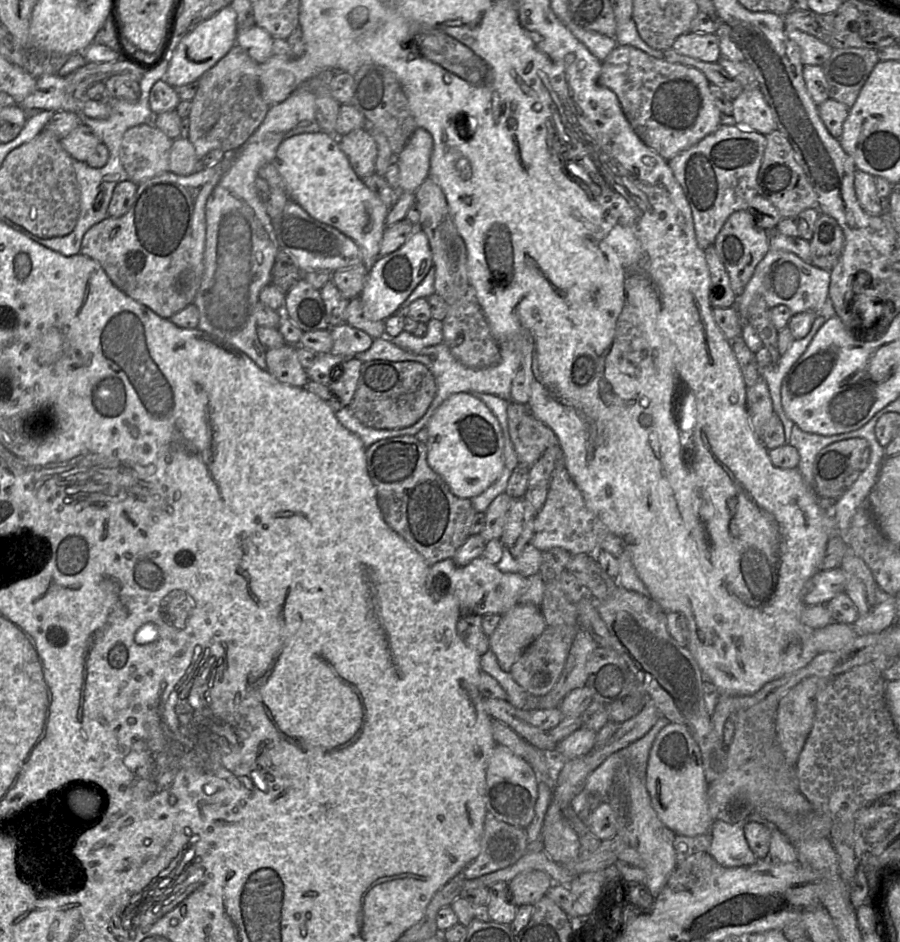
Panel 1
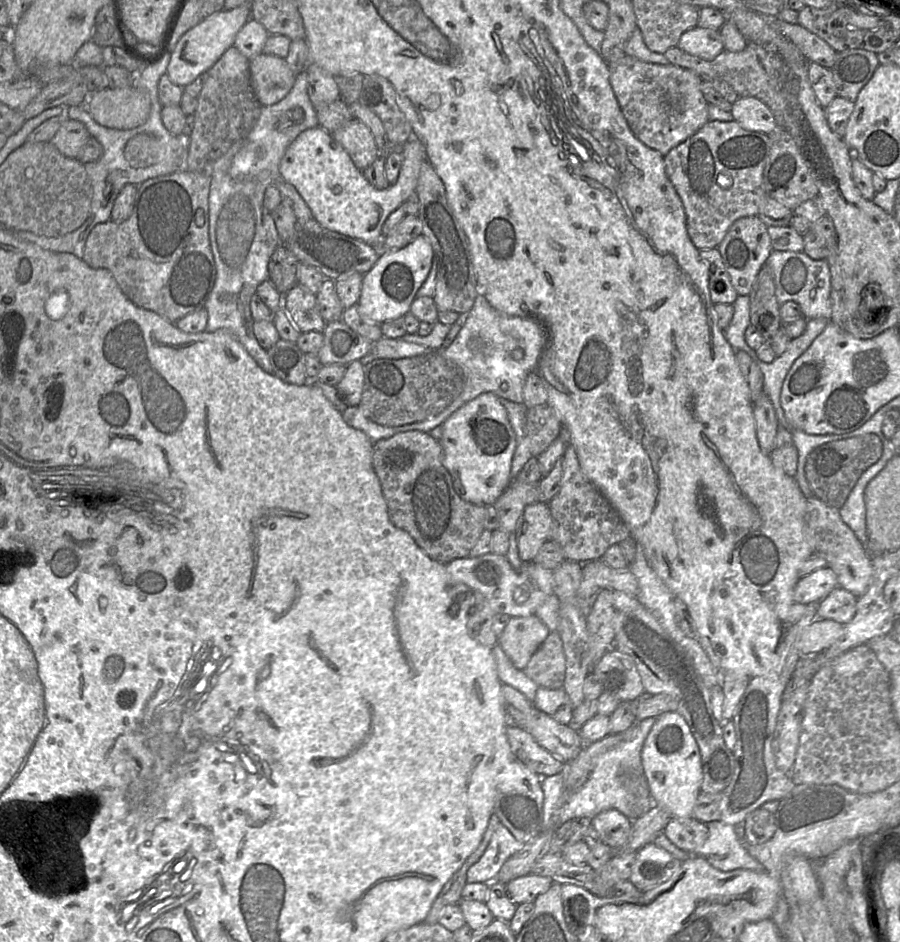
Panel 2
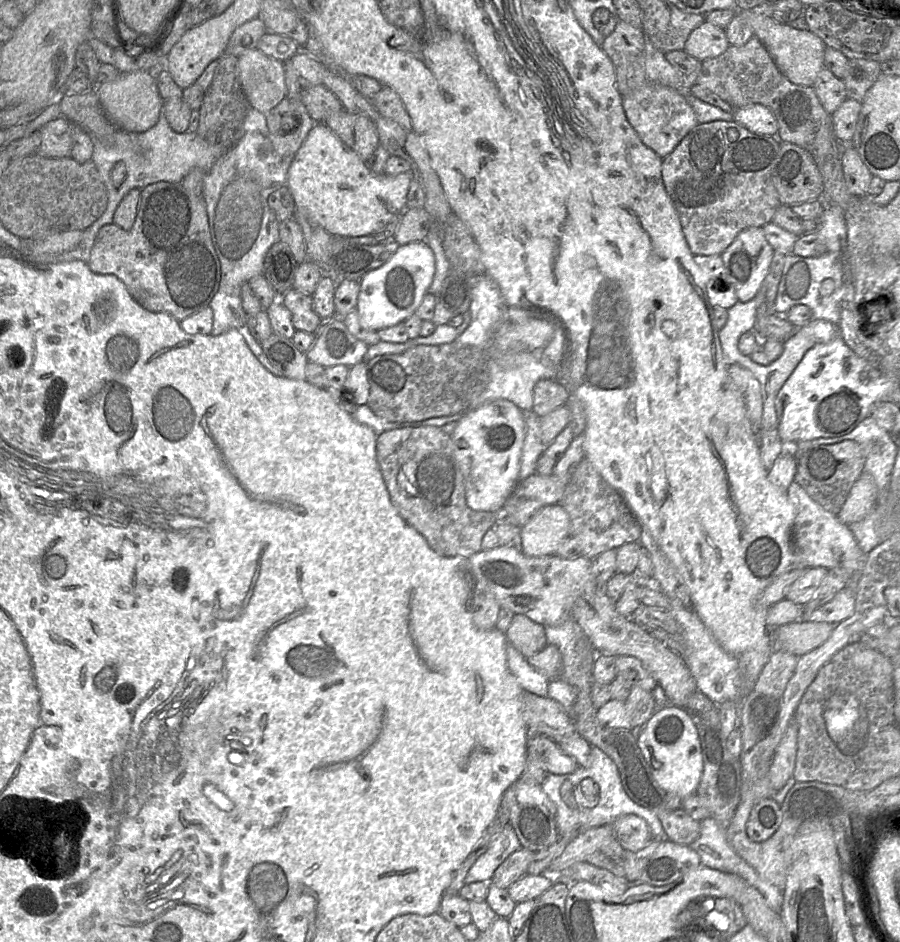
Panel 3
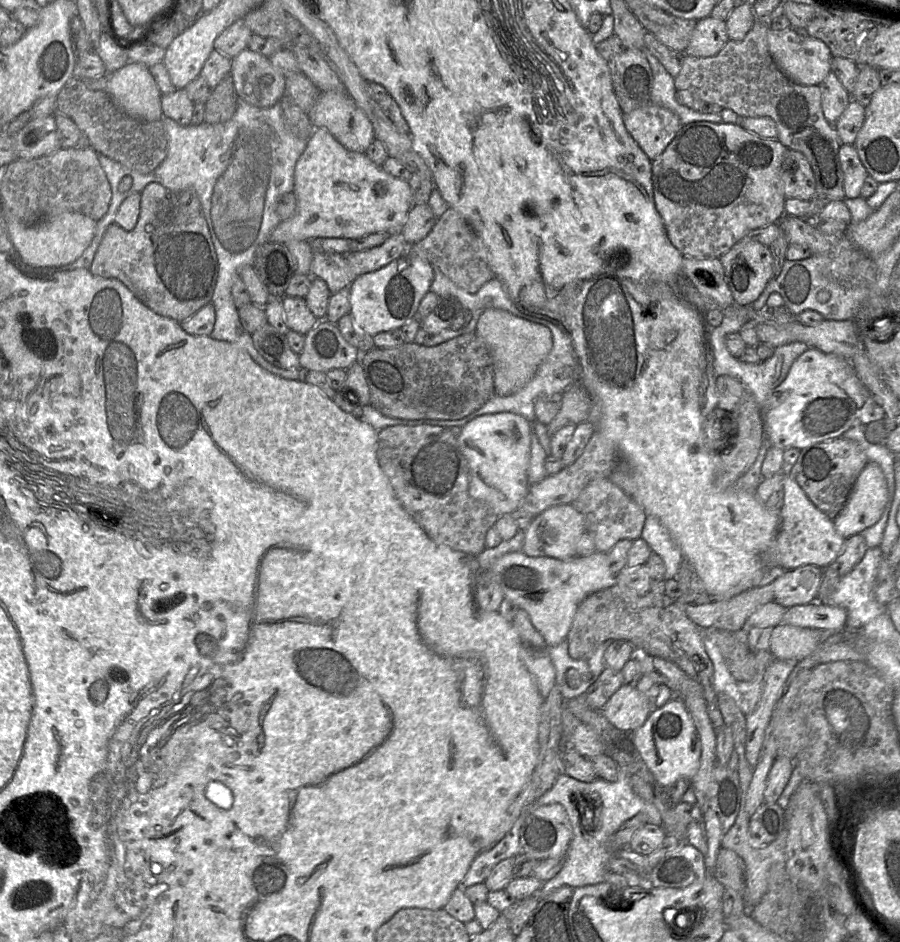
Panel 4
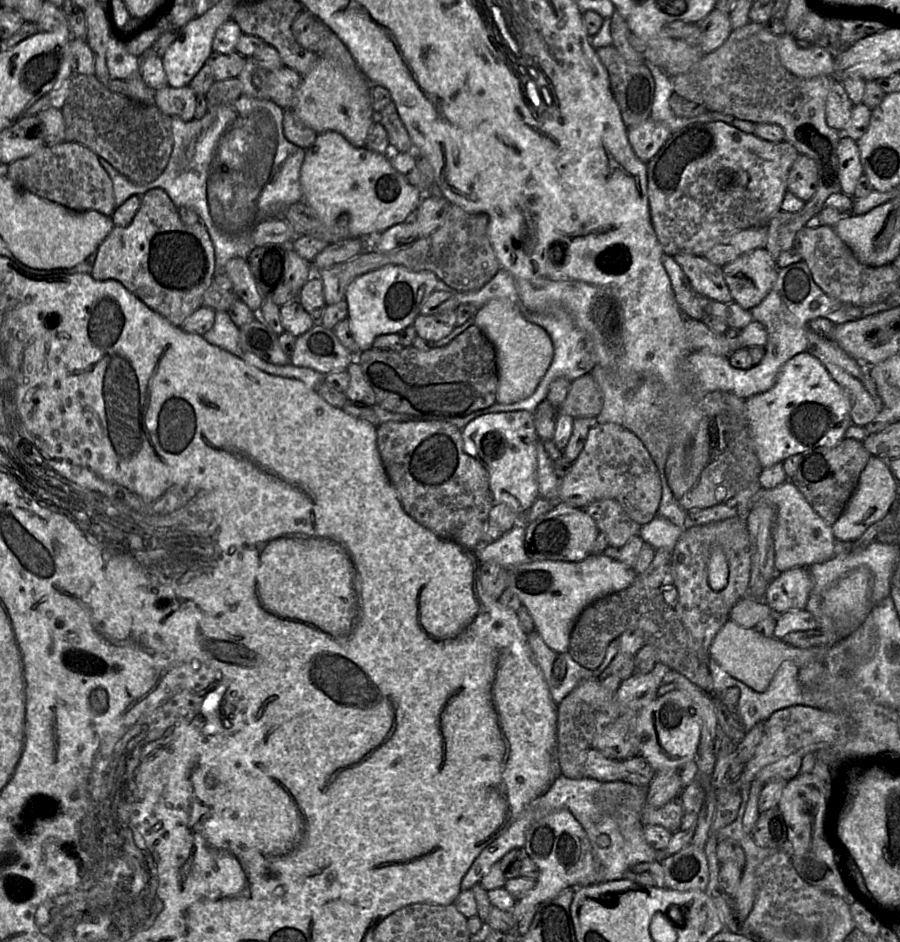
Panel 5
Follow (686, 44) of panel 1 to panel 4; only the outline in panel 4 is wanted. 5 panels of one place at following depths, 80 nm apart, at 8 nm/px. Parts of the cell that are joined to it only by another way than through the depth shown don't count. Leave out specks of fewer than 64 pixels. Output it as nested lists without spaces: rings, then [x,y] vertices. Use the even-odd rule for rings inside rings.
[[[708,16],[697,21],[685,54],[712,57],[722,50],[728,40],[726,21]]]

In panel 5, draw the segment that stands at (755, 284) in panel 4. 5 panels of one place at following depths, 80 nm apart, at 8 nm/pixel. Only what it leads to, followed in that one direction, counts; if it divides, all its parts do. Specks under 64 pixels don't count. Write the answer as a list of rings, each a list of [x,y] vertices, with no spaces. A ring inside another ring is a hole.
[[[757,248],[726,264],[723,272],[733,301],[751,310],[770,293],[778,267],[766,248]]]

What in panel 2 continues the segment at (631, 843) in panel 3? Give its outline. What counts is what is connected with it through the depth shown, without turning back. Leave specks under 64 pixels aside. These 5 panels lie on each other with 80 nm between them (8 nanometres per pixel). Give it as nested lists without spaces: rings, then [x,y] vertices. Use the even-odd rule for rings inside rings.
[[[616,809],[600,812],[591,819],[599,838],[612,849],[621,849],[628,842],[633,820]]]

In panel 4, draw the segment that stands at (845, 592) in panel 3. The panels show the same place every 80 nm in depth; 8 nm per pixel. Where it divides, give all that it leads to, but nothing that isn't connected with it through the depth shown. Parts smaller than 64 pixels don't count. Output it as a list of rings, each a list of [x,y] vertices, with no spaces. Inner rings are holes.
[[[812,602],[788,608],[782,623],[802,628],[840,631],[845,629],[845,609],[826,603]]]

